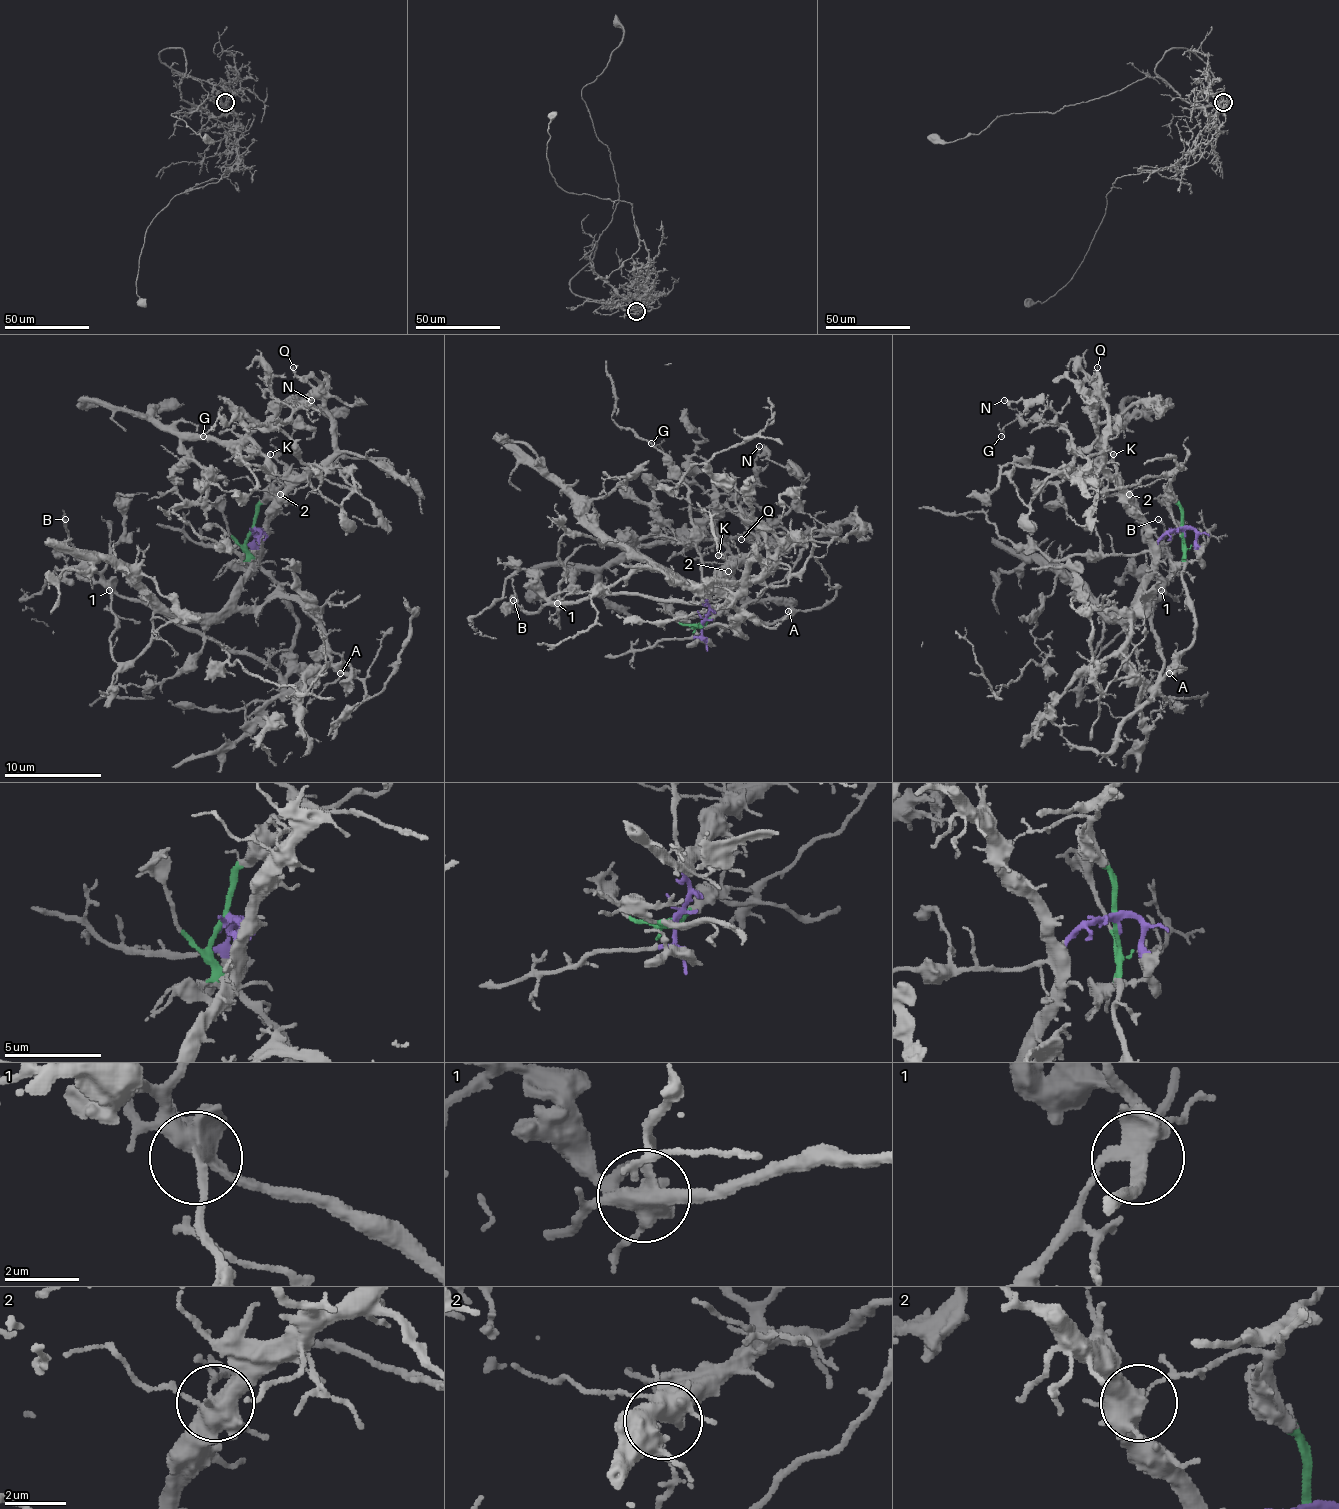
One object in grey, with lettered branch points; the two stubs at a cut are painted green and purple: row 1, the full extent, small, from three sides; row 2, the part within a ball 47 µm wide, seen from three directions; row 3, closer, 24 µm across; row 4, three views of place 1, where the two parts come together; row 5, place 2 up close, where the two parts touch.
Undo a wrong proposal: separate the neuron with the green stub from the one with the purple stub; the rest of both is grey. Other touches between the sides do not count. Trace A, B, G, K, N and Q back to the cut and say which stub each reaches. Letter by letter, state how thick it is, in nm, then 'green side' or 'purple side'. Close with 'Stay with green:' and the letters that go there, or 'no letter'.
A: 130 nm thick; green side
B: 160 nm thick; green side
G: 70 nm thick; purple side
K: 160 nm thick; purple side
N: 200 nm thick; purple side
Q: 160 nm thick; purple side
Stay with green: A, B

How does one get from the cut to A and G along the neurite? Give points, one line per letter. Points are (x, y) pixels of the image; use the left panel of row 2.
A: (251, 531), (246, 555), (278, 587), (297, 623), (292, 654), (300, 662), (326, 669), (336, 667), (341, 674)
G: (251, 531), (261, 533), (261, 541), (263, 521), (307, 465), (278, 429), (263, 424), (220, 419), (203, 436)

